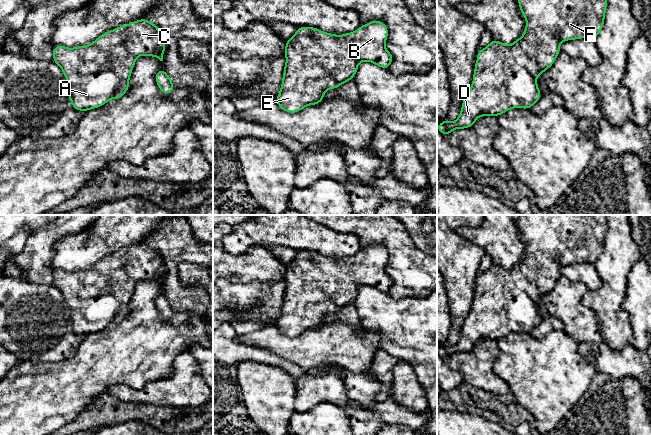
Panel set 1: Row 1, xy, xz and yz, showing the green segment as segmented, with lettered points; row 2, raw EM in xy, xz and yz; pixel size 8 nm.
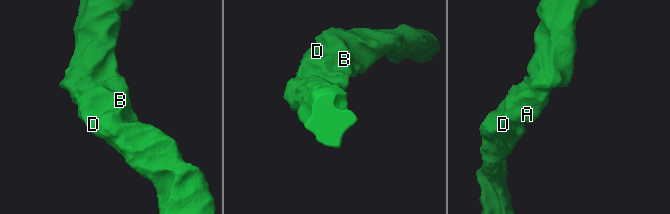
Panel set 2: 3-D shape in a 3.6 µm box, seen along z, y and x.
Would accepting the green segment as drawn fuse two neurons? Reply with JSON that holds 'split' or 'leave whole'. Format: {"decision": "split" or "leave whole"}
{"decision": "leave whole"}

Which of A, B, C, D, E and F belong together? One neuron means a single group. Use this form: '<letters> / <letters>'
A B C D E F

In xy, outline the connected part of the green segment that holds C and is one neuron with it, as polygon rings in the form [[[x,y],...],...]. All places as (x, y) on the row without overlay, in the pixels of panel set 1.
[[[143,242],[107,255],[86,270],[55,270],[53,285],[62,293],[67,304],[66,317],[72,331],[85,336],[105,329],[110,323],[120,323],[129,313],[129,303],[136,283],[146,279],[163,285],[165,271],[166,266],[159,252]]]

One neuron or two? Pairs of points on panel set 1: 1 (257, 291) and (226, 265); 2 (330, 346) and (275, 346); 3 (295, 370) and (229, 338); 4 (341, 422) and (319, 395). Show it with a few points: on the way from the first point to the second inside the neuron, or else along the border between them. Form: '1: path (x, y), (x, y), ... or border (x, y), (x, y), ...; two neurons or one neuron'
1: border (224, 278), (233, 282), (271, 283); two neurons
2: path (316, 346), (289, 346); one neuron
3: path (279, 361), (263, 355), (245, 352); one neuron
4: border (345, 407), (322, 402), (303, 412); two neurons

